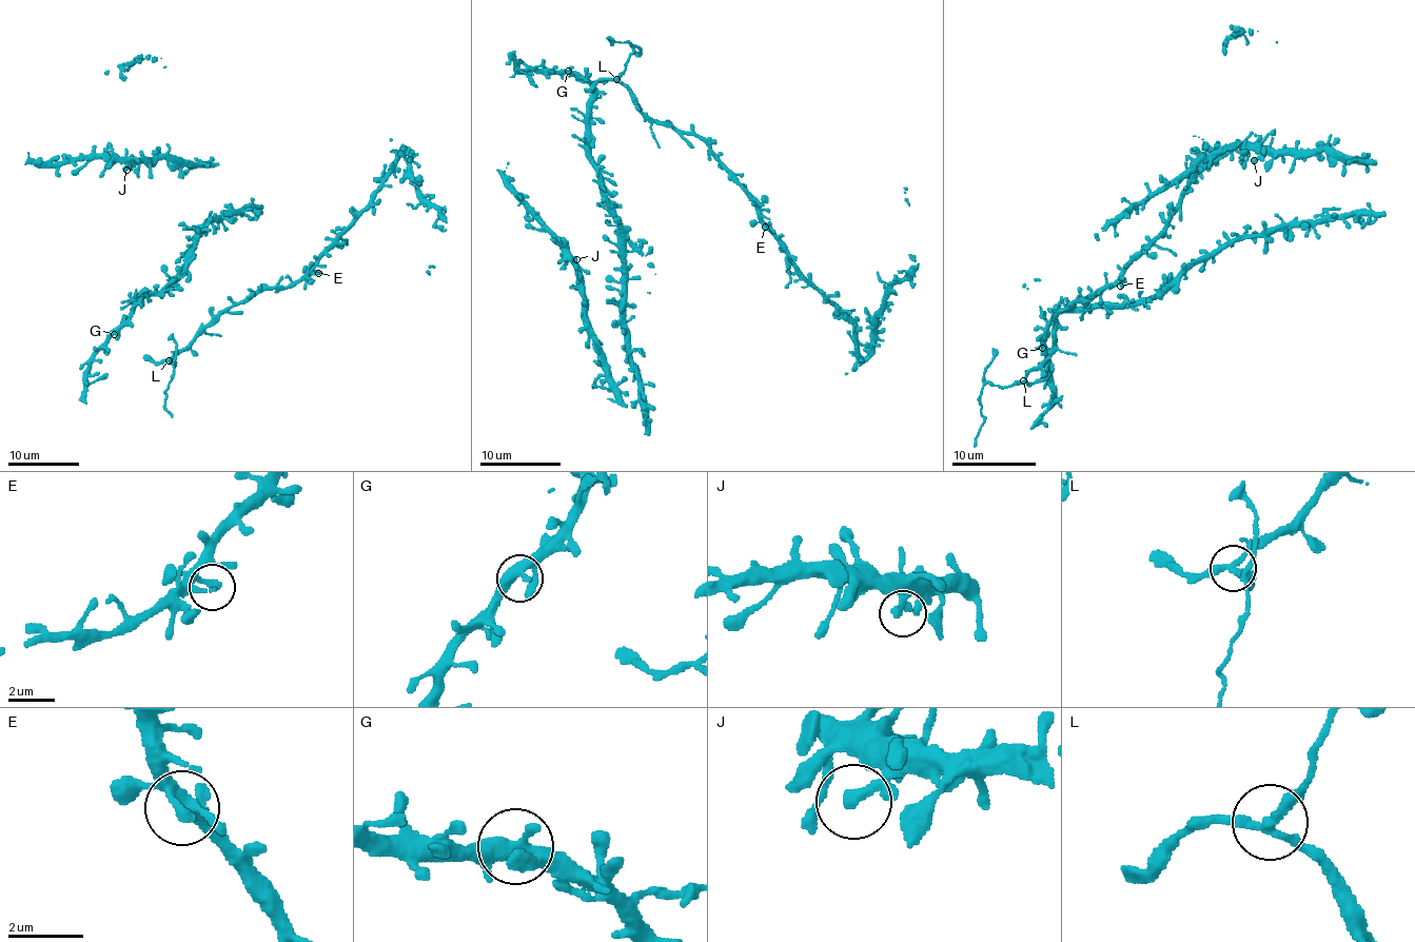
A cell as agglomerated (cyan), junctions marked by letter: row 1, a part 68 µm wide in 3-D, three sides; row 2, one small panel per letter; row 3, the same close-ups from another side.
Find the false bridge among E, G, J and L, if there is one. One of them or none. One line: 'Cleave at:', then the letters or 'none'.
Cleave at: L

